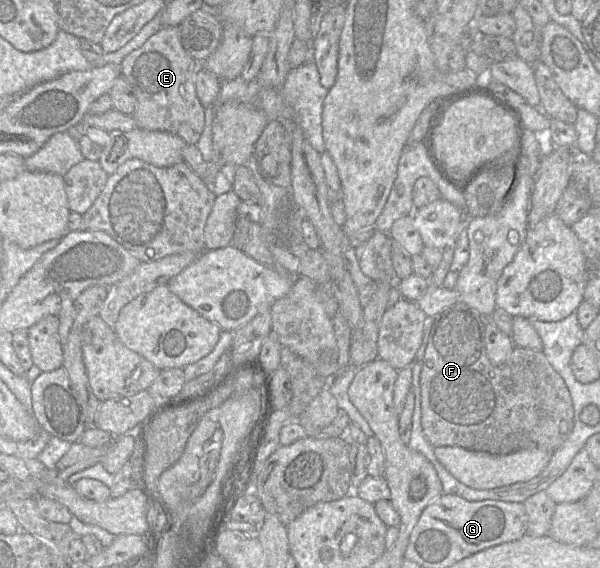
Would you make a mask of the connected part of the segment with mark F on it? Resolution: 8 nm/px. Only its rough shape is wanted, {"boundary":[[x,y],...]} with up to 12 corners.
{"boundary":[[432,318],[420,372],[433,446],[555,451],[574,427],[543,352],[493,365],[491,322]]}

